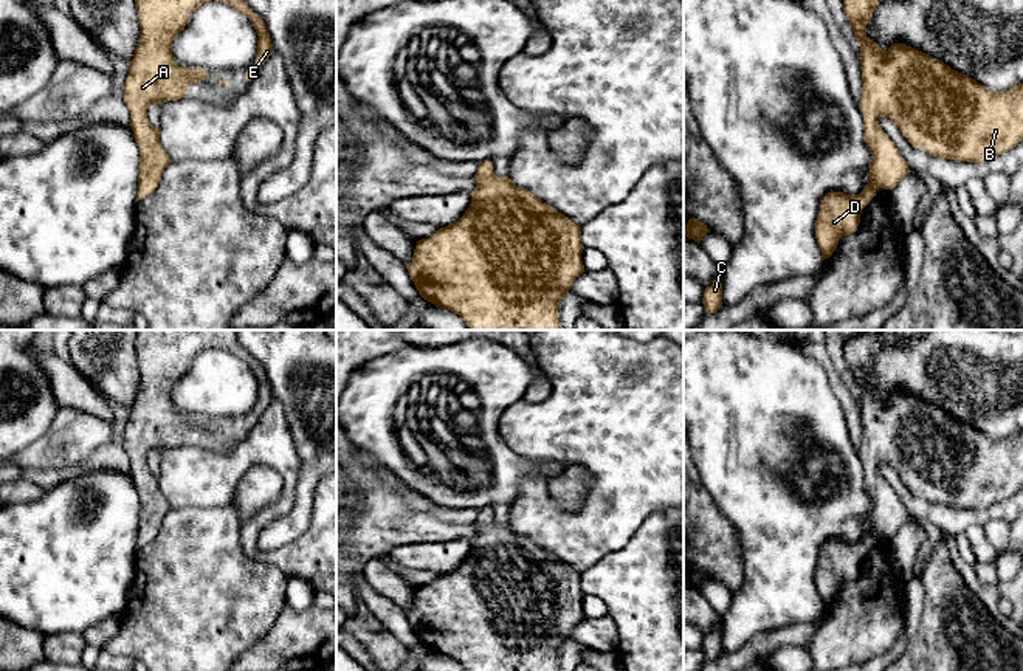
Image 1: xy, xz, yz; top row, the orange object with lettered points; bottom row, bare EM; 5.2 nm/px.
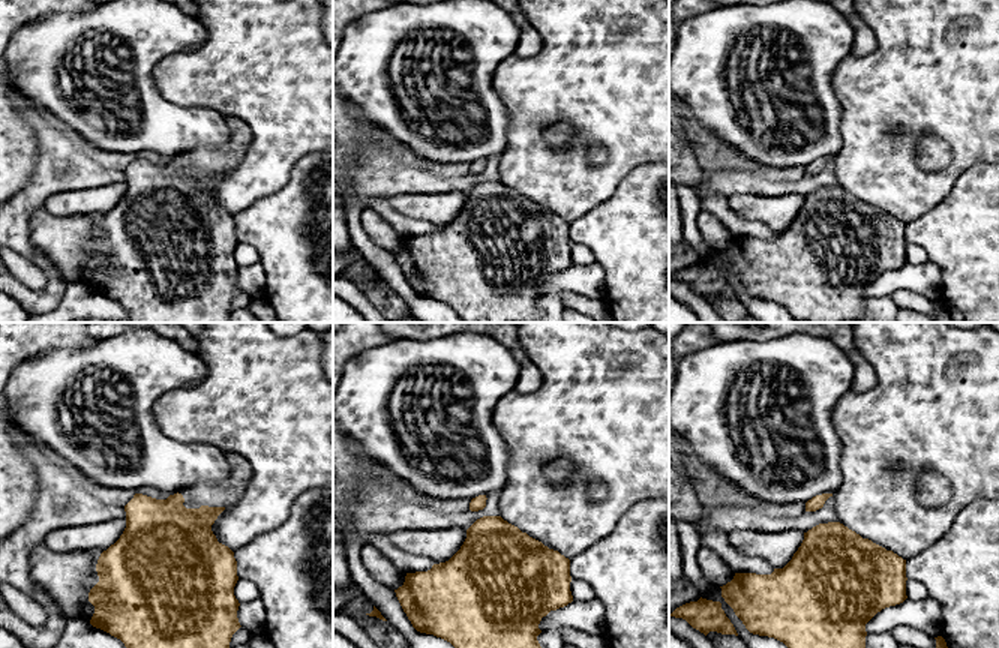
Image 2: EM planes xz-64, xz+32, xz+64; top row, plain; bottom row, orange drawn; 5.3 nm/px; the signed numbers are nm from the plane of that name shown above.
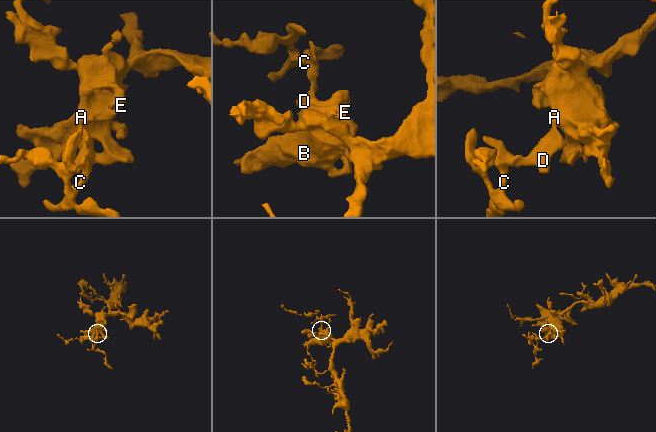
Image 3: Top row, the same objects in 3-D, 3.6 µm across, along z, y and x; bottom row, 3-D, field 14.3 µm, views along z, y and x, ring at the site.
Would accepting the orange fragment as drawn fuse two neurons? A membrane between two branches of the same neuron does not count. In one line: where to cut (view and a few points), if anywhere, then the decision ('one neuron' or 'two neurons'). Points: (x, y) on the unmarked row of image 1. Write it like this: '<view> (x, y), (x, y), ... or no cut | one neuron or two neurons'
no cut | one neuron

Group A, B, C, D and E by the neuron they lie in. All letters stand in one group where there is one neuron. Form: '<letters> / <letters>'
A B C D E

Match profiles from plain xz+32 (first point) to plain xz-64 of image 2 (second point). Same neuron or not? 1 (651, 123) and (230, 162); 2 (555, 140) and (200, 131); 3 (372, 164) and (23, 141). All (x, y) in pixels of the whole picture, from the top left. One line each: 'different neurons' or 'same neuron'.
1: different neurons
2: different neurons
3: different neurons

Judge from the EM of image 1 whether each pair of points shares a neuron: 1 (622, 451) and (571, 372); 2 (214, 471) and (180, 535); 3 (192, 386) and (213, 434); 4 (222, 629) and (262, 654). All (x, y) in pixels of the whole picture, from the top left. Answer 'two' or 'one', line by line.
1: one
2: two
3: two
4: two

